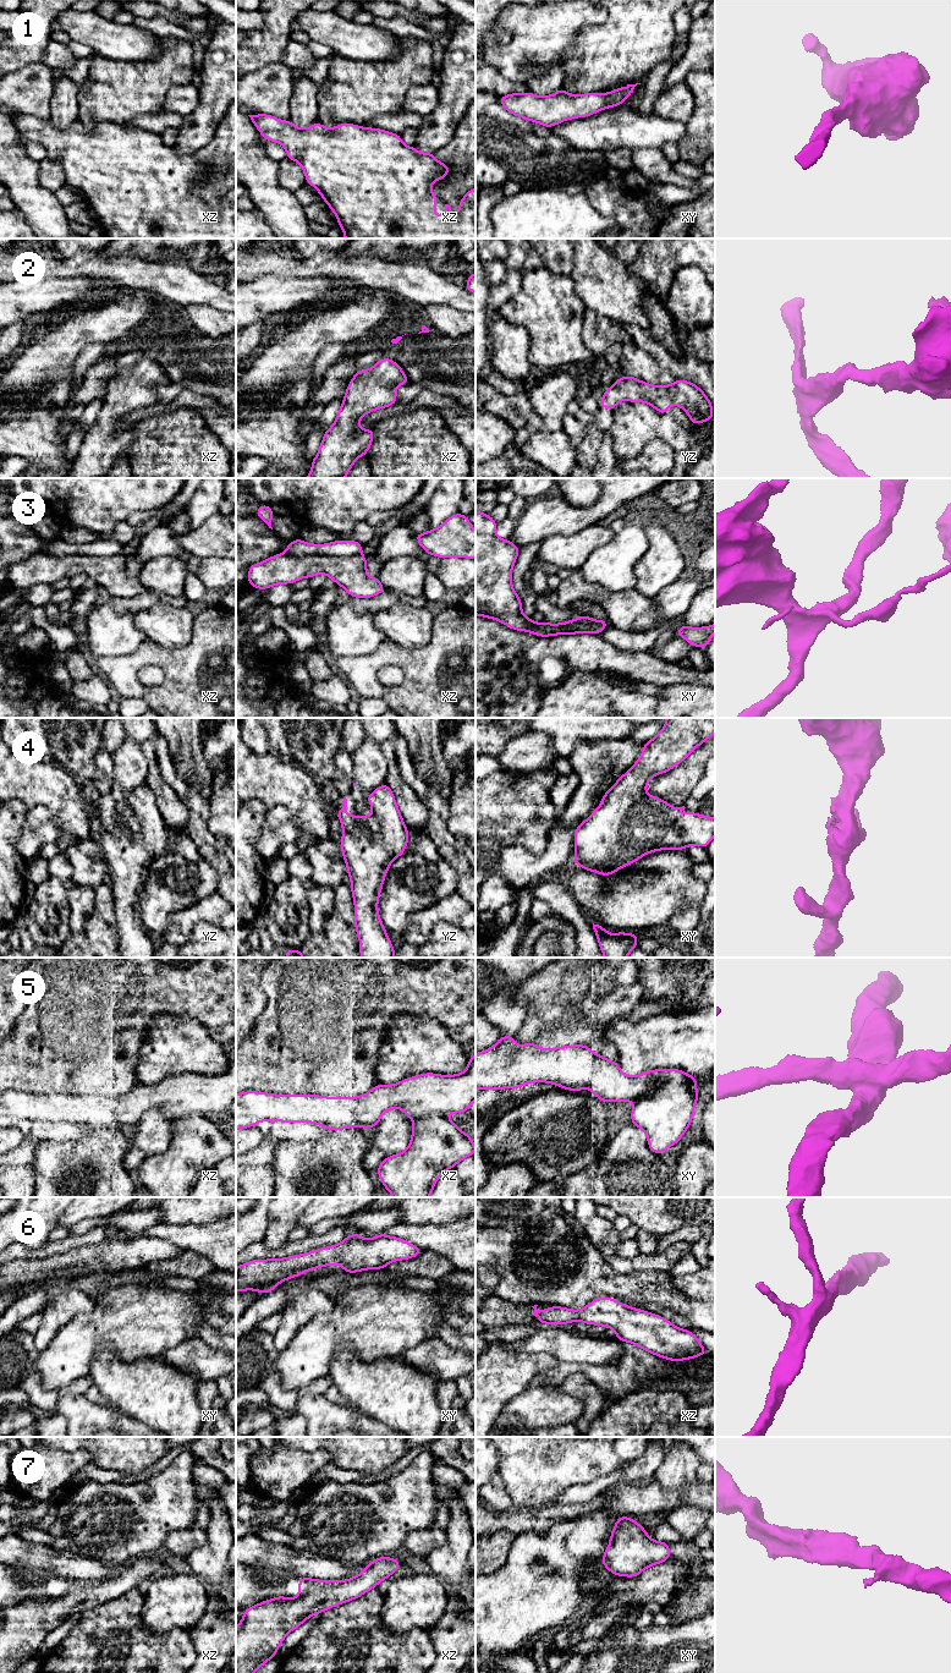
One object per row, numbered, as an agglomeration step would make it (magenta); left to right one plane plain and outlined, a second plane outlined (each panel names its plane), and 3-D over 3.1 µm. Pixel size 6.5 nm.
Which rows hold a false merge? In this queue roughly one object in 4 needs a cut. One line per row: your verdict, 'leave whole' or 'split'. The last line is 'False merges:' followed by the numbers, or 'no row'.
1: leave whole
2: leave whole
3: split
4: leave whole
5: leave whole
6: leave whole
7: leave whole
False merges: 3

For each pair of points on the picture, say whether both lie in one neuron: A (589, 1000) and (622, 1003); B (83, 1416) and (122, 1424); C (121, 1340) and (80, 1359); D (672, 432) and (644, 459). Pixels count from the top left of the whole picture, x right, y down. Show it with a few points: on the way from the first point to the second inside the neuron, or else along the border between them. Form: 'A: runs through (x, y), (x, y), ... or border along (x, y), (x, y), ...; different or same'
A: runs through (598, 1004), (614, 1004); same
B: runs through (93, 1418), (113, 1421); same
C: runs through (110, 1337), (99, 1337), (88, 1348); same
D: border along (668, 443), (660, 439), (652, 439), (637, 454); different

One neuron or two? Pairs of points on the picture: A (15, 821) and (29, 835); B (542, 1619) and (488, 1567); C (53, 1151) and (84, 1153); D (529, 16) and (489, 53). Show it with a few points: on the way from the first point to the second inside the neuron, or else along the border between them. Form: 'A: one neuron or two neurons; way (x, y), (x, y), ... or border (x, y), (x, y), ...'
A: two neurons; border (31, 808), (22, 827), (18, 845), (21, 856)
B: two neurons; border (506, 1559), (500, 1567), (488, 1574)
C: one neuron; way (60, 1153), (77, 1153)
D: one neuron; way (528, 29), (503, 53)

